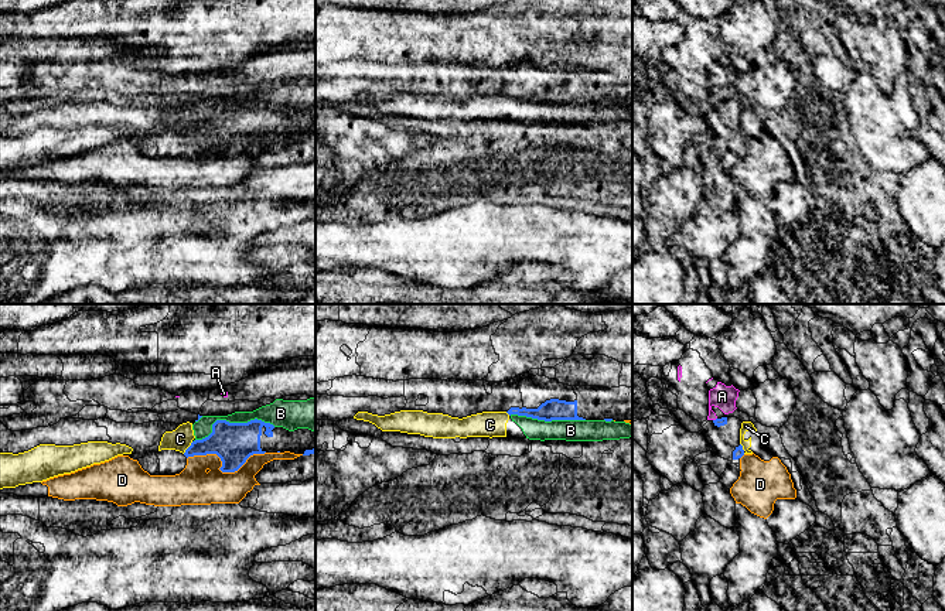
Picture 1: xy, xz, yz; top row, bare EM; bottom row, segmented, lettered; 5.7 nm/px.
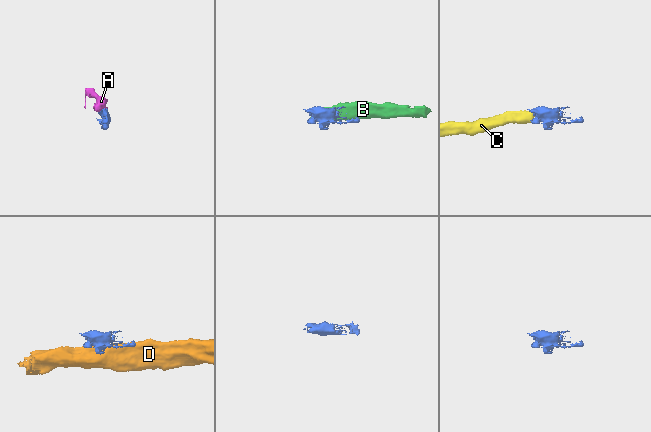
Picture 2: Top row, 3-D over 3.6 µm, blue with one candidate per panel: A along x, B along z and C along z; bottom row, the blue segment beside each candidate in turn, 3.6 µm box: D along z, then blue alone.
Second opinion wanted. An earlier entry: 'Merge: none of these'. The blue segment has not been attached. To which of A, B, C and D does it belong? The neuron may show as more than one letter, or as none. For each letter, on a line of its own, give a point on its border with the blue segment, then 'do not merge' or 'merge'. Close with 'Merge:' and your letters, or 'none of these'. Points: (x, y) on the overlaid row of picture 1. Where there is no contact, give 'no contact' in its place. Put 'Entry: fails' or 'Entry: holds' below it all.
A: contact yz (716, 419); do not merge
B: contact xy (231, 423); do not merge
C: contact xy (188, 447); do not merge
D: contact xy (221, 470); do not merge
Merge: none of these
Entry: holds

